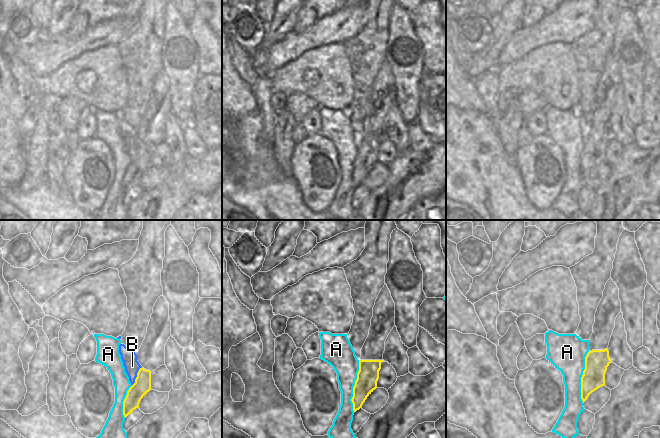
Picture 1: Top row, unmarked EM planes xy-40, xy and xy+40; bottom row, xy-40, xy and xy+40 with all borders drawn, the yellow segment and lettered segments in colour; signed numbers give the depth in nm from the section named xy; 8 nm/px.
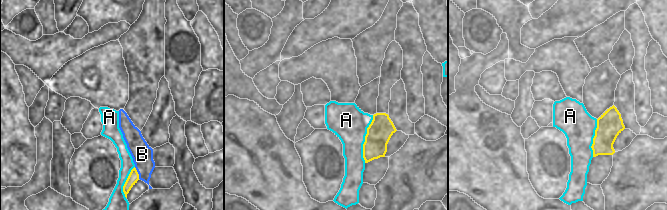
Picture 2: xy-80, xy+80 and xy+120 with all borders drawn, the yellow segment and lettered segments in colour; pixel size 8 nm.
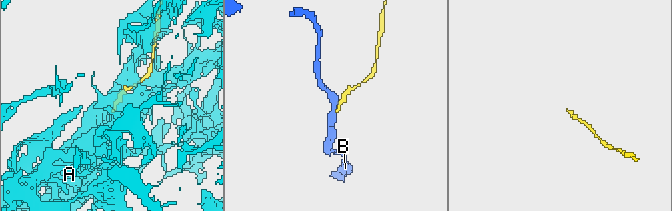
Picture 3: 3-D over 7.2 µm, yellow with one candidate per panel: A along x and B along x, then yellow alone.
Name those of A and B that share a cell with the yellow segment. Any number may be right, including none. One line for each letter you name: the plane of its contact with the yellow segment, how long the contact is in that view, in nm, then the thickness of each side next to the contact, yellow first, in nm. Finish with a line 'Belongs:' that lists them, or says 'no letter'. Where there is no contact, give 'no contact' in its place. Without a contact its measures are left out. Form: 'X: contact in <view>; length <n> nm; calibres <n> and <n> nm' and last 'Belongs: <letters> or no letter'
Belongs: no letter

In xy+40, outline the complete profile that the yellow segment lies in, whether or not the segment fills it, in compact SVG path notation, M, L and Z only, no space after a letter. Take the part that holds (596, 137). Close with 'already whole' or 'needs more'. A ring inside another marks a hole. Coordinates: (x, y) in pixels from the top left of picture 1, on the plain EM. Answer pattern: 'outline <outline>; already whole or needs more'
outline M608 125L589 127L585 133L585 145L581 153L583 179L598 164L605 162L605 149L611 139Z; already whole

